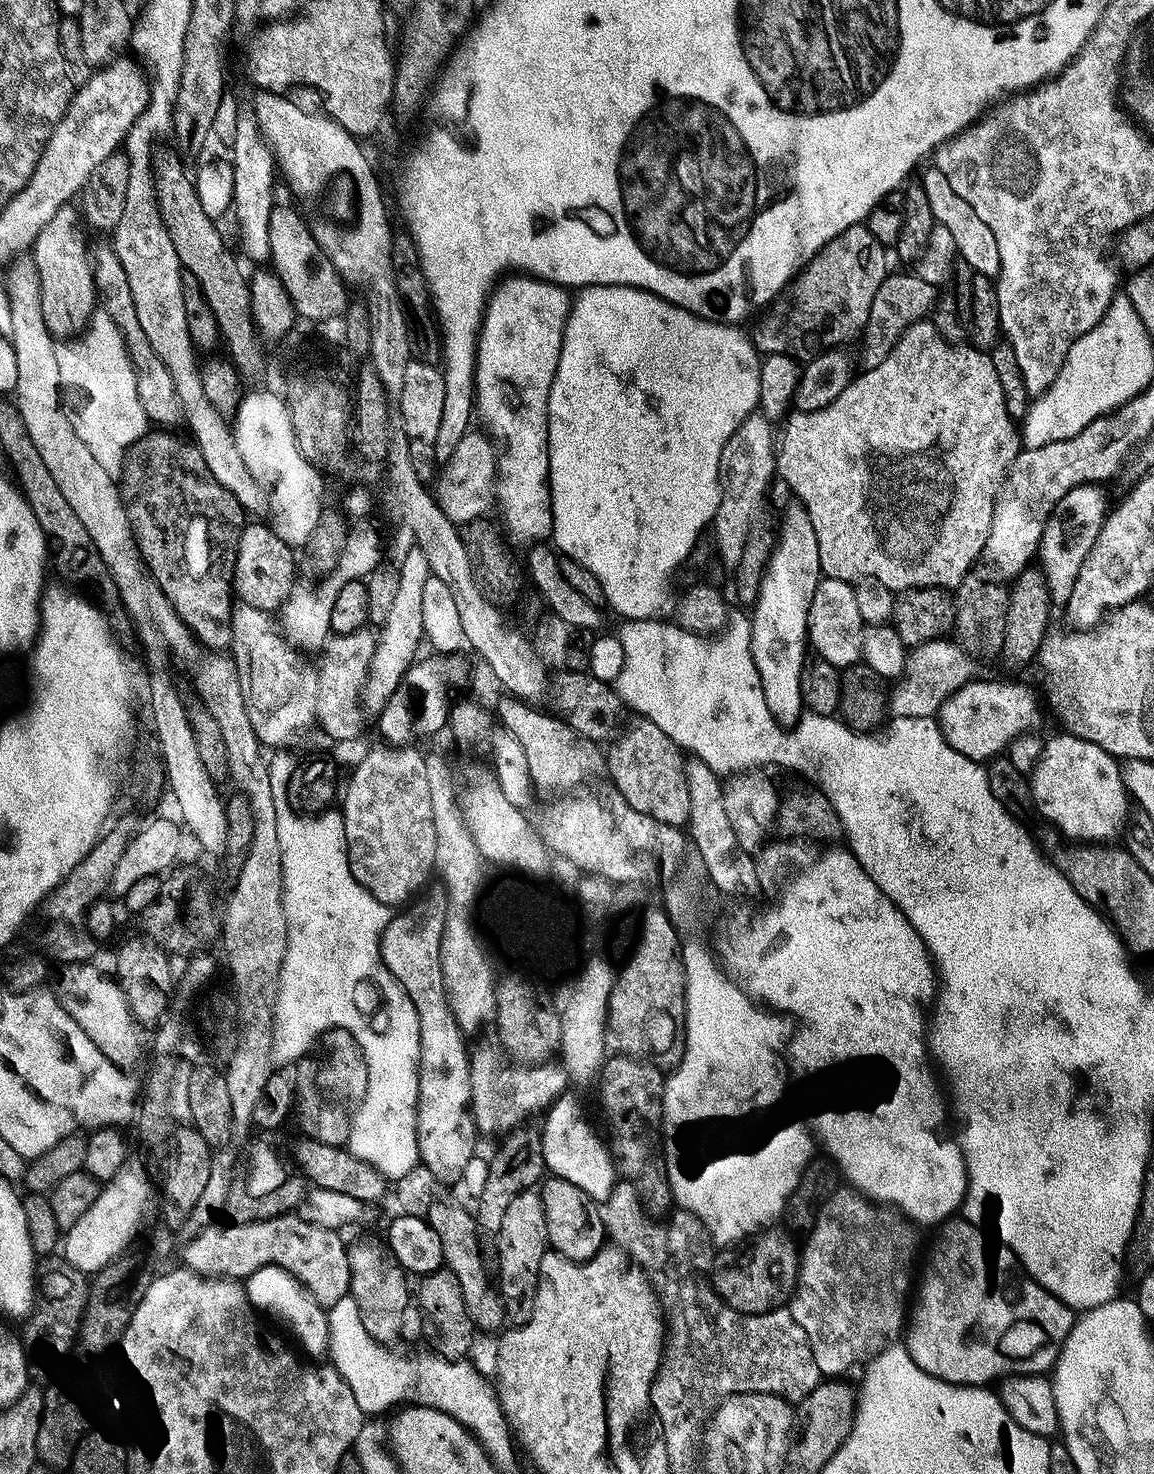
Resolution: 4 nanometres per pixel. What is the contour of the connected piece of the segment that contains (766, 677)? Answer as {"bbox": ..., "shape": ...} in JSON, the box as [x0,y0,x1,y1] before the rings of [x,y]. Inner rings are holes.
{"bbox":[750,502,821,726],"shape":[[[792,502],[788,509],[783,509],[779,539],[765,567],[760,593],[750,612],[752,657],[758,670],[762,694],[770,714],[785,726],[795,725],[804,708],[800,683],[808,644],[808,615],[814,590],[821,579],[818,538],[814,538],[814,526],[810,526],[804,505]]]}

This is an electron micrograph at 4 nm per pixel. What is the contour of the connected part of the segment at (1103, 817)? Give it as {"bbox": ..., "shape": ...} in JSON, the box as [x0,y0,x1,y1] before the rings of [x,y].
{"bbox":[1030,734,1130,844],"shape":[[[1059,734],[1053,740],[1044,740],[1044,749],[1030,773],[1032,785],[1032,803],[1035,811],[1040,811],[1048,819],[1047,823],[1055,828],[1061,836],[1072,842],[1091,842],[1102,844],[1112,842],[1121,835],[1128,822],[1130,797],[1124,786],[1124,773],[1117,757],[1110,755],[1102,746],[1086,742],[1077,736]]]}

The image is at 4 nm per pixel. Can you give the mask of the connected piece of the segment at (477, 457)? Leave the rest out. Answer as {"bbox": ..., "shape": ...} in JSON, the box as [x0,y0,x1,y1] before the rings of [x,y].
{"bbox":[435,431,496,526],"shape":[[[468,431],[462,442],[458,442],[454,454],[443,461],[435,477],[435,484],[435,500],[455,525],[463,526],[471,520],[483,517],[488,512],[487,508],[493,507],[496,494],[496,449],[491,439],[483,431]]]}

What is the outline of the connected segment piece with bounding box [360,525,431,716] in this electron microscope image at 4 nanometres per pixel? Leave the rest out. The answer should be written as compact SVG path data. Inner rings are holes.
M403 525L398 530L394 538L394 546L401 556L397 567L399 574L397 595L393 599L389 613L379 625L374 657L371 658L370 670L360 691L361 708L370 716L378 716L385 708L386 702L400 685L406 670L415 663L418 656L416 652L425 637L422 626L423 586L426 586L431 573L422 550L416 545L414 532Z

